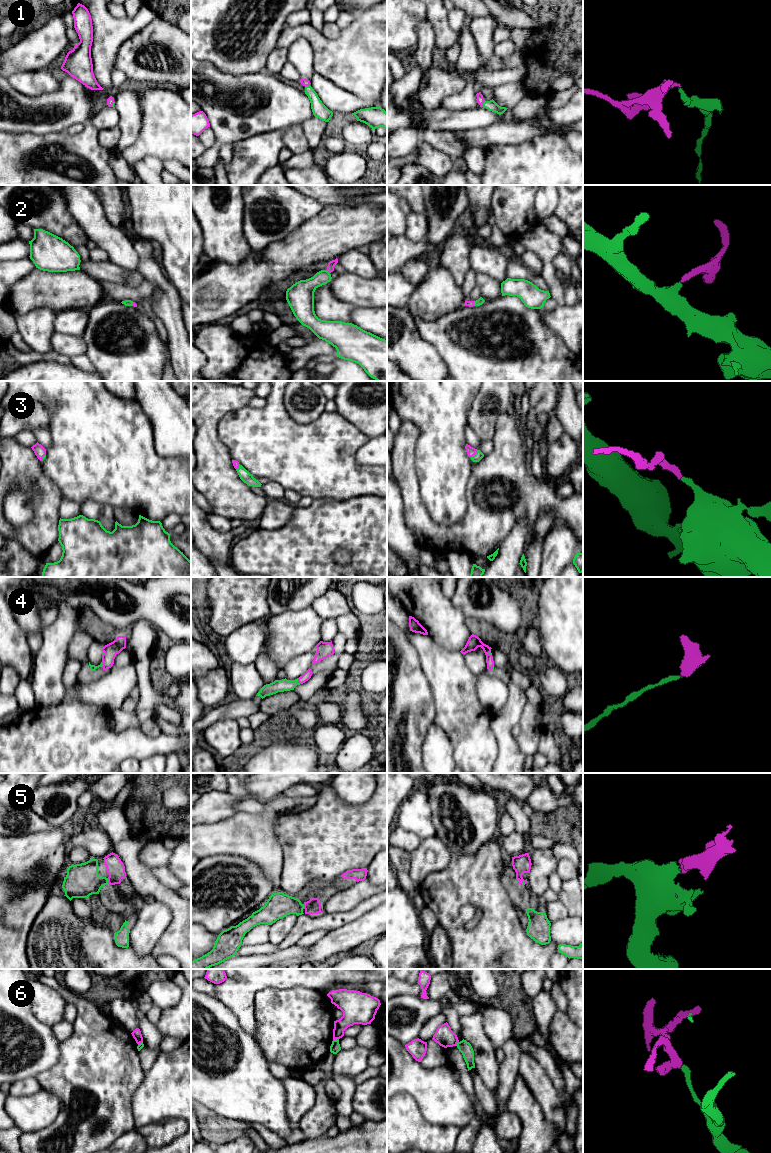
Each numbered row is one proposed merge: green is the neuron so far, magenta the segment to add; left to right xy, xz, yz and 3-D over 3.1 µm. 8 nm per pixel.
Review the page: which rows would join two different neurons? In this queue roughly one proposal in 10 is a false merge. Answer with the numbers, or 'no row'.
6

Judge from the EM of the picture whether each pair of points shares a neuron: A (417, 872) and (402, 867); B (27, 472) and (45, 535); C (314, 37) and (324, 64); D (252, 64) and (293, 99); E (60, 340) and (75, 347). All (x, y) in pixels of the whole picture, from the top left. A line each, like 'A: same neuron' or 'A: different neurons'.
A: different neurons
B: same neuron
C: same neuron
D: different neurons
E: same neuron

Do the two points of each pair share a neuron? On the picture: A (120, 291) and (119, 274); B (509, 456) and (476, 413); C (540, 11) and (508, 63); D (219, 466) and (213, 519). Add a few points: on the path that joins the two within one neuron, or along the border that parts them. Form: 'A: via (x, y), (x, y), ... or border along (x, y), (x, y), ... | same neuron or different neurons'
A: border along (97, 279), (124, 285) | different neurons
B: border along (502, 413), (497, 419), (495, 432), (491, 440) | different neurons
C: border along (524, 53), (522, 61) | different neurons
D: border along (213, 512), (230, 520) | different neurons

